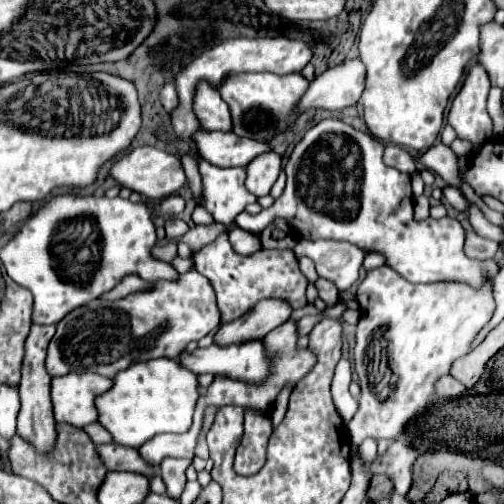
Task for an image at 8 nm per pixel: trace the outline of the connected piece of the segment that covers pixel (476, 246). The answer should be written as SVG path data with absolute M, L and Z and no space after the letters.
M468 232L464 252L466 252L468 258L478 258L478 260L494 258L494 254L498 252L498 244L494 240L478 236L476 232Z

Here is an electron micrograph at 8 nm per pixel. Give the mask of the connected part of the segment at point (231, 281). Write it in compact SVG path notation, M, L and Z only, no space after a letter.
M222 232L214 242L206 244L194 254L196 270L206 276L216 290L222 322L232 322L248 312L262 298L286 298L292 308L306 304L306 276L298 270L298 260L292 250L258 250L250 256L234 252L228 232Z

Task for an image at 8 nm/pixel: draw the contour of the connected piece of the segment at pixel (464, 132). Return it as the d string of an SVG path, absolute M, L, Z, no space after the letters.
M470 66L462 90L452 100L448 124L460 140L486 142L492 134L492 120L486 112L490 80L482 66Z

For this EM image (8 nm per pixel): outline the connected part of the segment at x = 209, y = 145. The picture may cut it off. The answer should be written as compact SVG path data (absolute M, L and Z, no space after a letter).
M200 132L194 134L194 142L200 158L208 160L220 168L248 166L256 156L272 152L268 142L258 142L252 138L240 138L234 132Z

